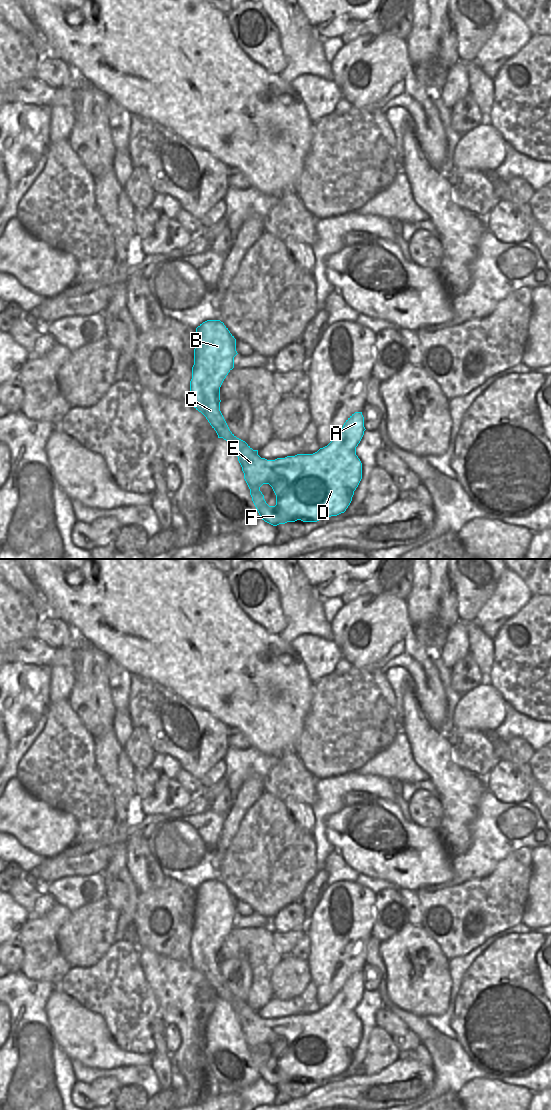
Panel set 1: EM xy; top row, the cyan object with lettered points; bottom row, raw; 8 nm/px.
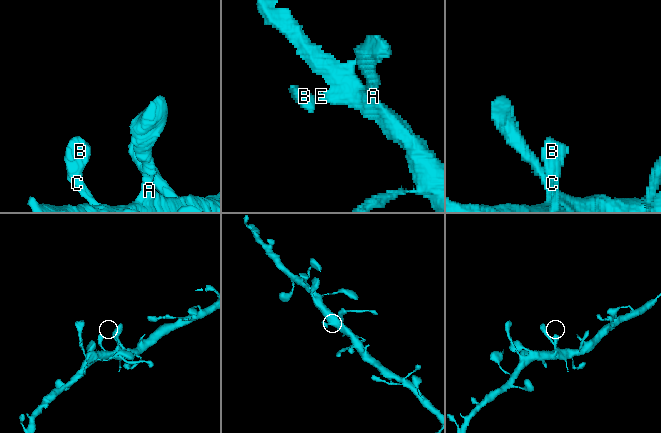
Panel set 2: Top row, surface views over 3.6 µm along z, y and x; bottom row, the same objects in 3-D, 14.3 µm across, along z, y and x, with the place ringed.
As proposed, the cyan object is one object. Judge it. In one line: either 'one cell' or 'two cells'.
one cell

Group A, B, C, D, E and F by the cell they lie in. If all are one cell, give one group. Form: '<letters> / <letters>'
A B C D E F

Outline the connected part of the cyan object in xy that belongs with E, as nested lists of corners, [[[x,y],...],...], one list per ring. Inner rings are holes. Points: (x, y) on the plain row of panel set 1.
[[[207,880],[196,888],[190,963],[206,977],[218,998],[229,1002],[234,1009],[260,1078],[277,1086],[297,1080],[317,1082],[344,1073],[362,1039],[362,1023],[356,1015],[356,1007],[366,990],[362,972],[352,974],[332,1001],[313,1014],[297,1014],[275,1020],[261,1018],[258,1010],[253,1010],[230,991],[220,971],[220,947],[234,928],[234,917],[237,914],[236,899],[220,880]],[[263,1044],[269,1044],[272,1047],[276,1055],[275,1066],[269,1066],[266,1063],[260,1051]]]

